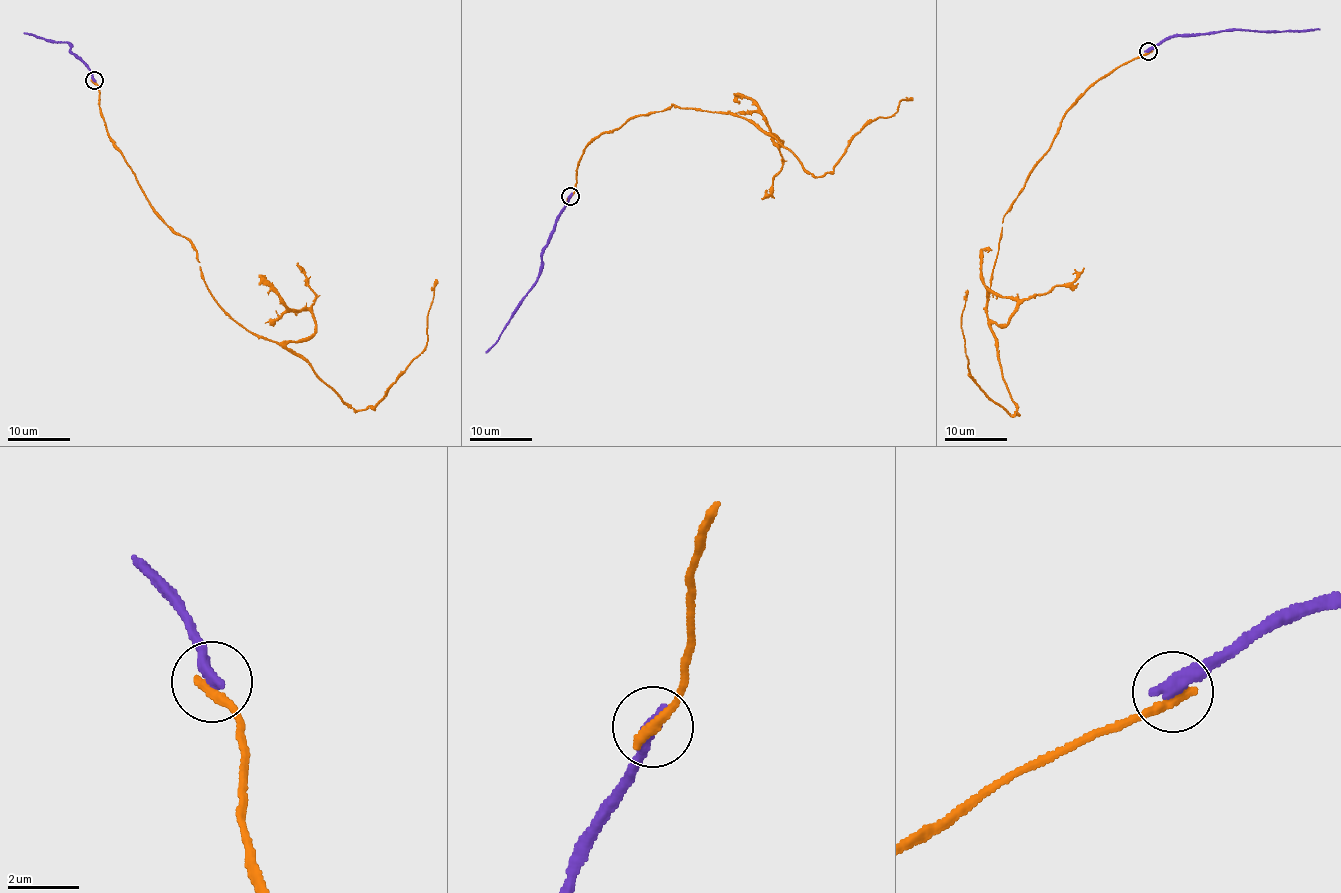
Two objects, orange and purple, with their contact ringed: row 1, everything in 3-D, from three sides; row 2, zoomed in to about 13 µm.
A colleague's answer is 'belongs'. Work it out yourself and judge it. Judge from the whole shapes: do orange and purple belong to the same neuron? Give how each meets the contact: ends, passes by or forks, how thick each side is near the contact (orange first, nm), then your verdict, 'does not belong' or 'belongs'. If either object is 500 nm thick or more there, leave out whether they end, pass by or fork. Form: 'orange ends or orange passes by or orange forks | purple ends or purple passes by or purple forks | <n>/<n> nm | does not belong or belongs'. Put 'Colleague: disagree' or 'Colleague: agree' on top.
Colleague: disagree
orange ends | purple ends | 360/440 nm | does not belong

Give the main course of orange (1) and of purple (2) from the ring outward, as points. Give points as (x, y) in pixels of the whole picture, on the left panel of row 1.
1: (94, 81), (107, 135), (156, 212), (196, 252), (208, 292), (357, 410), (374, 407), (427, 344), (436, 279)
2: (94, 81), (85, 63), (70, 50), (70, 43), (24, 34)

